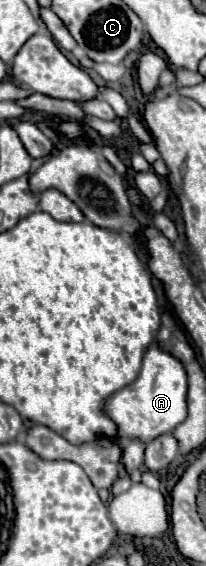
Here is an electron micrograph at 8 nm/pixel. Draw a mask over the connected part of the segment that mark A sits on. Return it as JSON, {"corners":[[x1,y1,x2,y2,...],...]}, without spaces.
{"corners":[[154,343,142,359,138,379,110,395,104,401,104,413,118,427,116,437,130,437,148,443,158,435,172,433,172,429,186,419,186,391,188,383,184,365]]}

